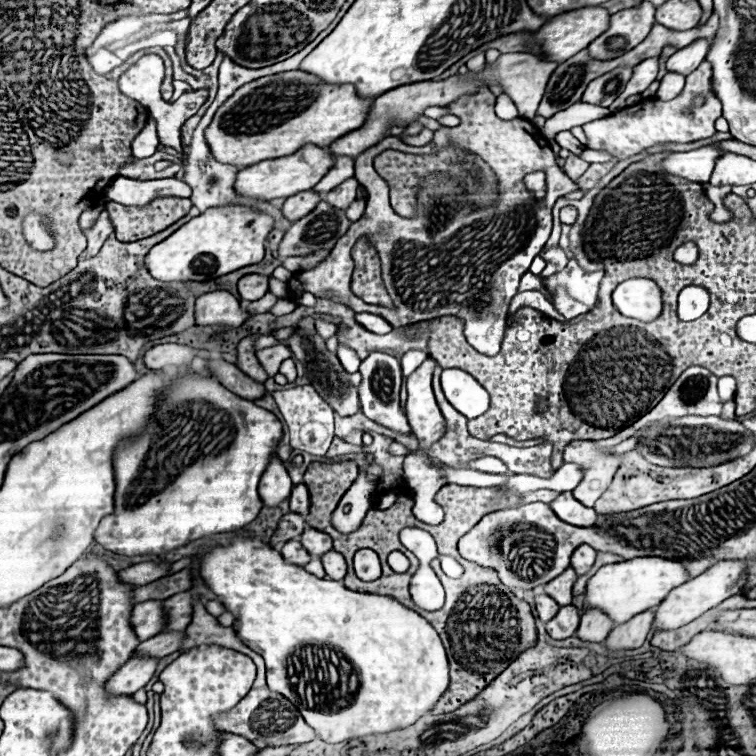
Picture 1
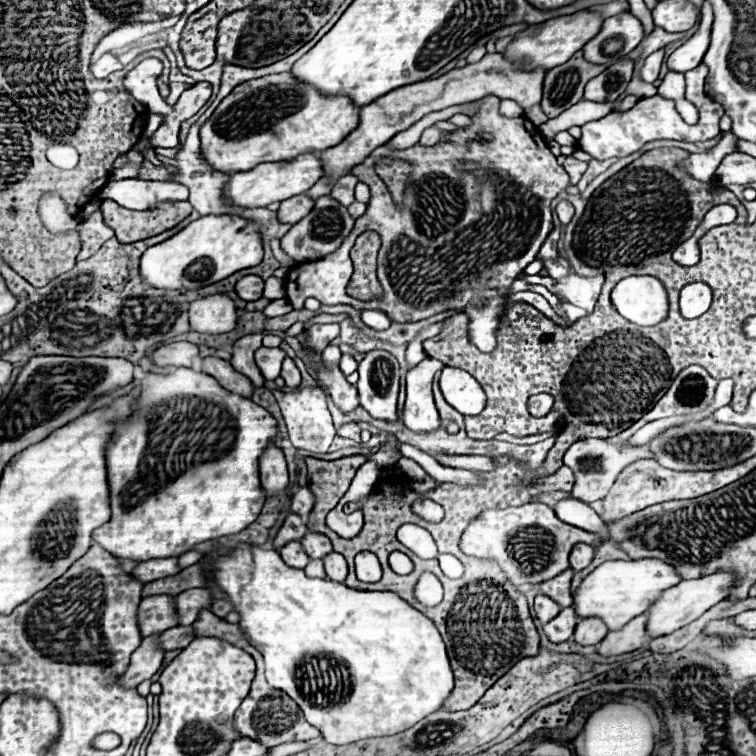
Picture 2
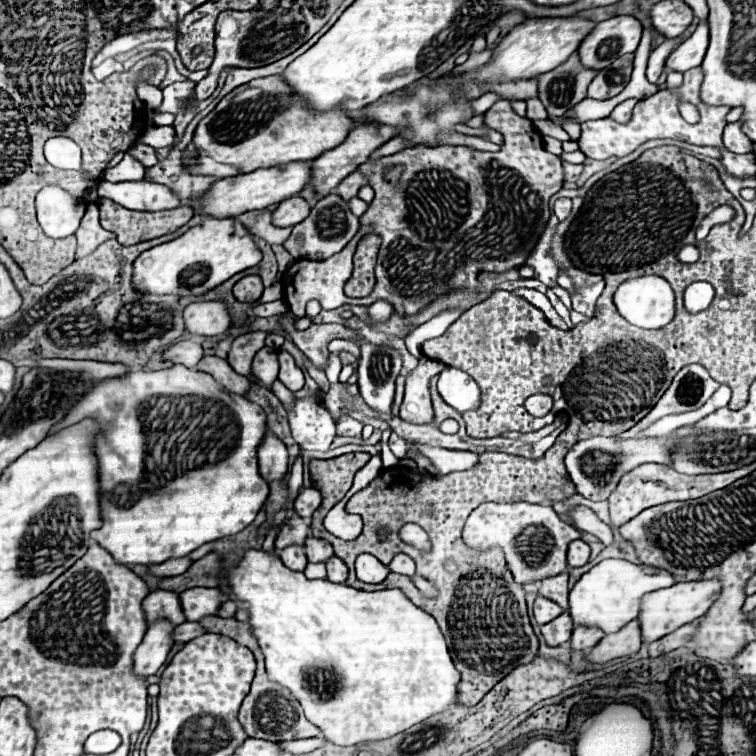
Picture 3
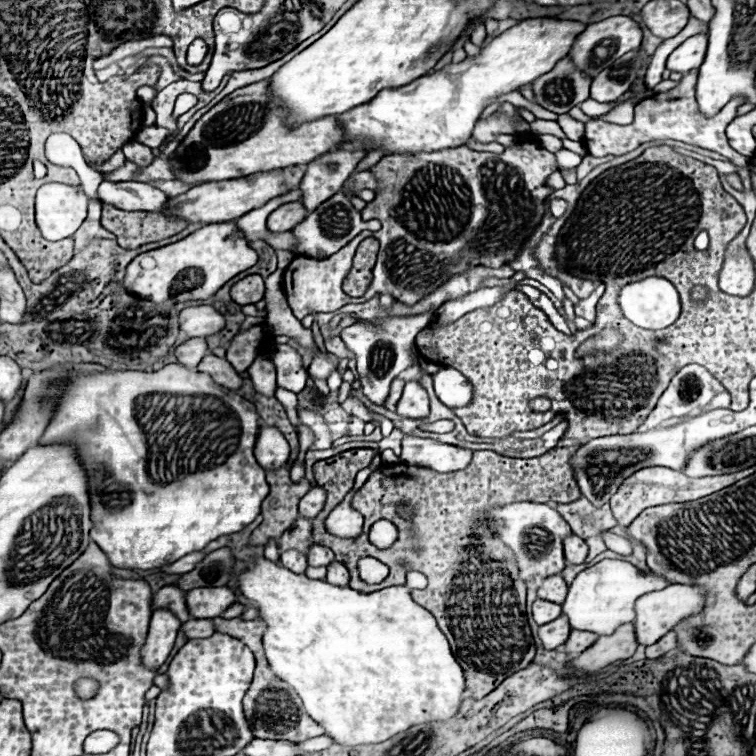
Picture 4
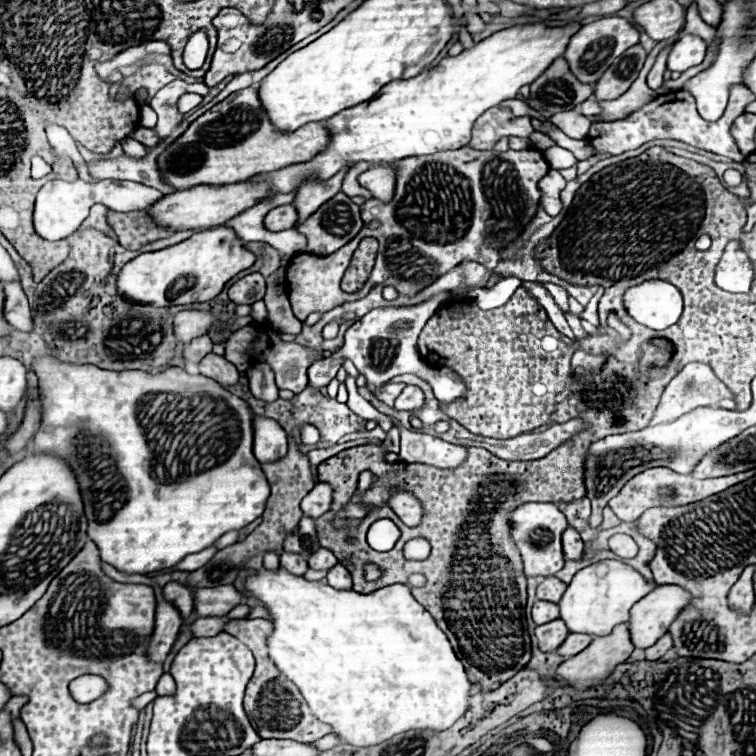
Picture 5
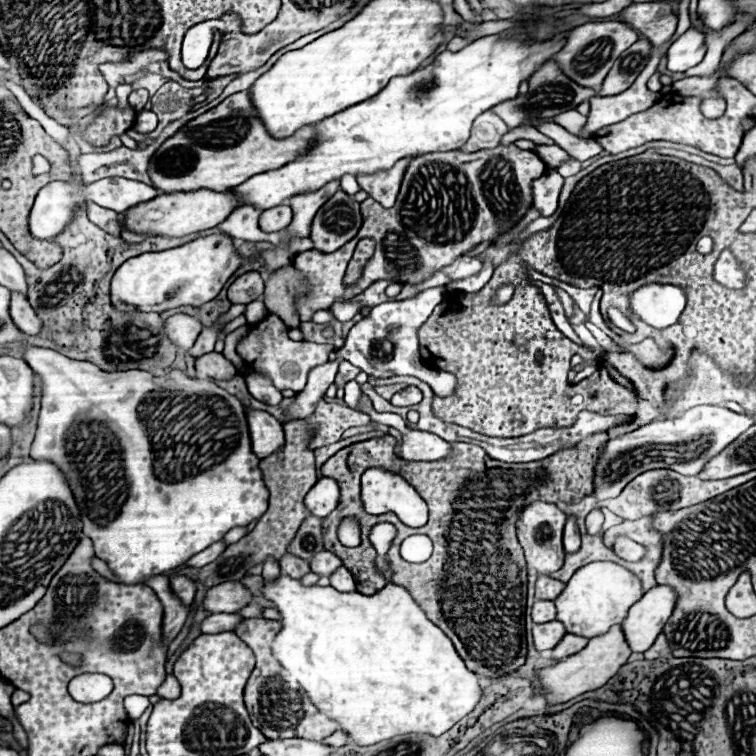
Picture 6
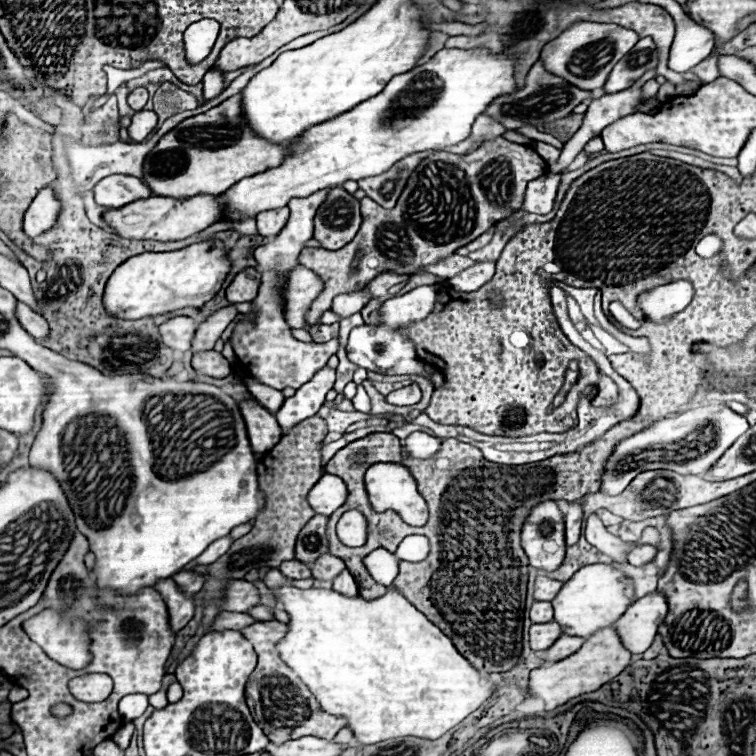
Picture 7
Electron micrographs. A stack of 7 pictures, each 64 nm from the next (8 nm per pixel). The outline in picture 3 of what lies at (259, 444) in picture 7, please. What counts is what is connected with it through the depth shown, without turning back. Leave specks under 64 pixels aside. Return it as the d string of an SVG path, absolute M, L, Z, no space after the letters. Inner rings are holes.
M266 430L264 440L258 446L258 464L266 482L280 480L286 476L286 468L288 468L286 444L270 430Z

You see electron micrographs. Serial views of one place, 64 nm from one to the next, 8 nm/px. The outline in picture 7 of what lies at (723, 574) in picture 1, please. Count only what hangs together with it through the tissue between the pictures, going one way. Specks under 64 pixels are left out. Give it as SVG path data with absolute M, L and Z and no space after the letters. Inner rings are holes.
M652 592L636 600L616 622L616 634L630 654L642 654L658 634L658 626L668 614L666 596Z

